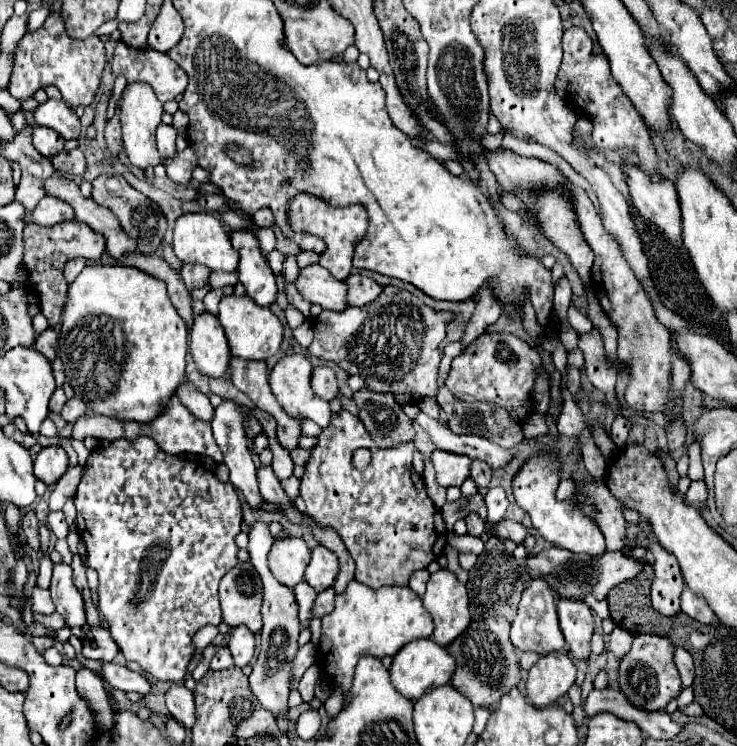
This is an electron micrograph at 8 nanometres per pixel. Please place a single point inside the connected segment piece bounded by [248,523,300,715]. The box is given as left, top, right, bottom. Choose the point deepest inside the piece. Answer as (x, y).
(270, 679)

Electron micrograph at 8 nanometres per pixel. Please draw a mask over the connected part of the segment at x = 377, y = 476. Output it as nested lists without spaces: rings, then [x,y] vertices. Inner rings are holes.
[[[340,411],[332,417],[330,425],[322,429],[316,437],[316,445],[310,449],[310,459],[304,465],[304,475],[300,479],[300,495],[306,503],[306,511],[322,525],[330,525],[342,537],[346,549],[350,551],[356,563],[356,581],[370,587],[380,589],[386,585],[408,585],[412,571],[426,569],[428,563],[440,557],[440,551],[446,547],[446,525],[440,511],[428,499],[426,489],[422,491],[422,477],[418,477],[412,469],[414,443],[402,443],[394,449],[378,449],[362,421],[350,411]],[[360,447],[372,451],[372,461],[366,471],[358,471],[352,467],[352,453]]]

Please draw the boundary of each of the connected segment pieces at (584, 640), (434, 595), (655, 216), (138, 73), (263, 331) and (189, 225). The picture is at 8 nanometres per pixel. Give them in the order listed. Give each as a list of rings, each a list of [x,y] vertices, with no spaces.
[[[560,599],[558,603],[558,619],[564,639],[570,647],[570,653],[576,659],[588,659],[590,655],[590,637],[594,629],[594,617],[586,603]]]
[[[448,569],[430,575],[422,601],[434,619],[432,639],[438,645],[448,647],[470,625],[468,591]]]
[[[622,163],[622,171],[628,175],[628,187],[630,187],[632,203],[638,209],[640,217],[650,221],[652,225],[656,225],[656,229],[660,233],[664,233],[664,237],[666,237],[666,241],[670,241],[670,245],[674,245],[676,249],[684,249],[682,211],[680,211],[680,201],[678,201],[678,193],[676,193],[674,183],[670,183],[668,179],[662,179],[660,183],[652,183],[638,167],[634,167],[630,163]]]
[[[118,41],[116,49],[114,49],[112,75],[114,75],[114,79],[124,77],[126,87],[132,85],[132,83],[146,83],[146,85],[150,83],[150,87],[154,89],[156,97],[162,103],[170,101],[170,99],[176,99],[176,95],[184,93],[184,89],[188,85],[186,71],[176,61],[172,61],[166,53],[160,53],[160,51],[154,51],[154,49],[134,49],[134,47],[128,47],[124,41]]]
[[[244,295],[244,297],[224,297],[220,301],[220,313],[218,319],[226,331],[226,339],[230,345],[230,353],[234,357],[242,357],[242,359],[270,359],[278,353],[282,337],[284,337],[284,329],[280,319],[268,309],[268,307],[260,307],[252,297]]]
[[[186,213],[176,221],[174,227],[174,253],[182,263],[206,265],[210,271],[236,273],[238,271],[238,251],[232,247],[228,233],[222,229],[218,217],[212,213]]]

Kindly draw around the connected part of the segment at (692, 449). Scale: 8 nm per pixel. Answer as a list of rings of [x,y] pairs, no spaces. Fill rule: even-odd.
[[[694,441],[688,447],[690,453],[690,469],[688,469],[688,477],[692,481],[700,481],[704,477],[704,467],[702,467],[702,455],[700,455],[700,445]]]

